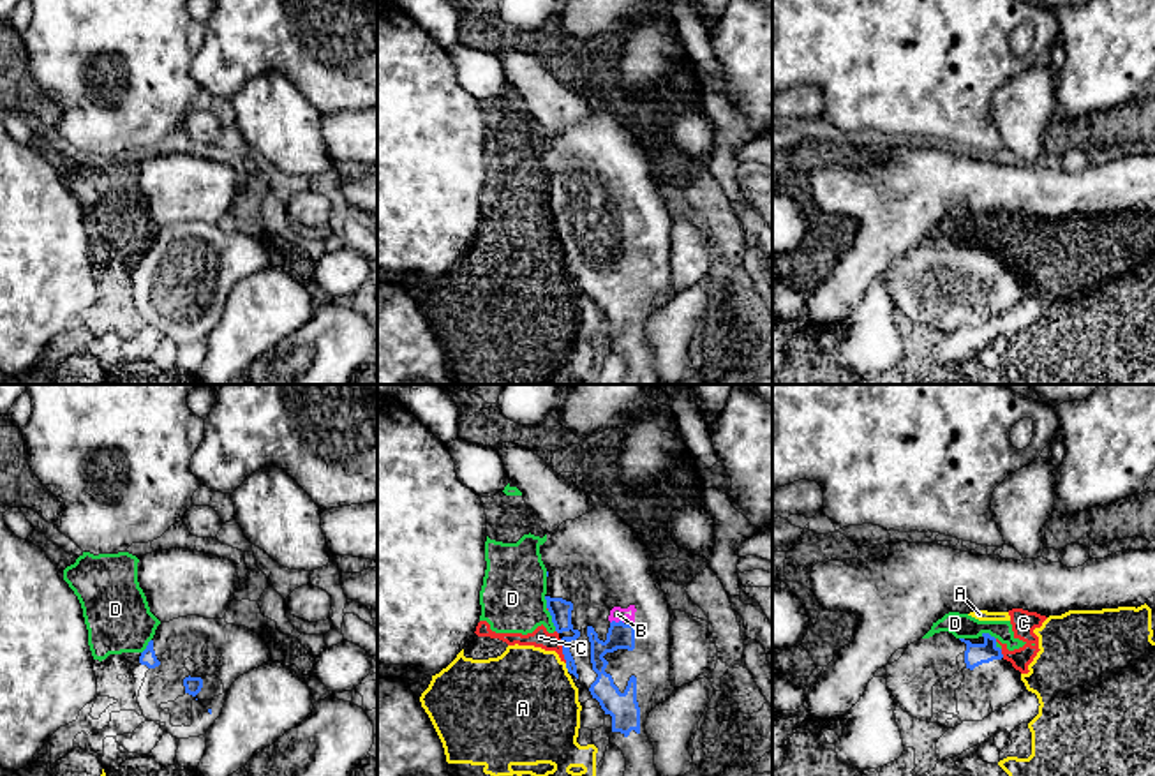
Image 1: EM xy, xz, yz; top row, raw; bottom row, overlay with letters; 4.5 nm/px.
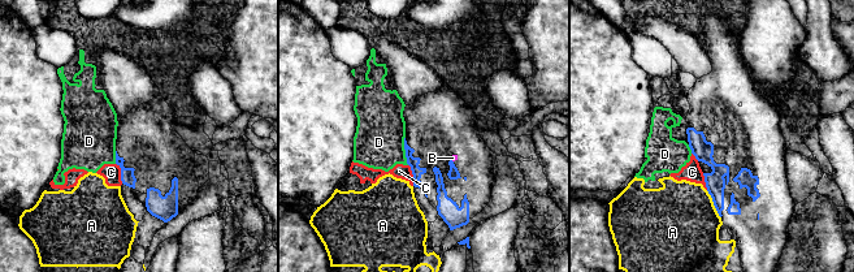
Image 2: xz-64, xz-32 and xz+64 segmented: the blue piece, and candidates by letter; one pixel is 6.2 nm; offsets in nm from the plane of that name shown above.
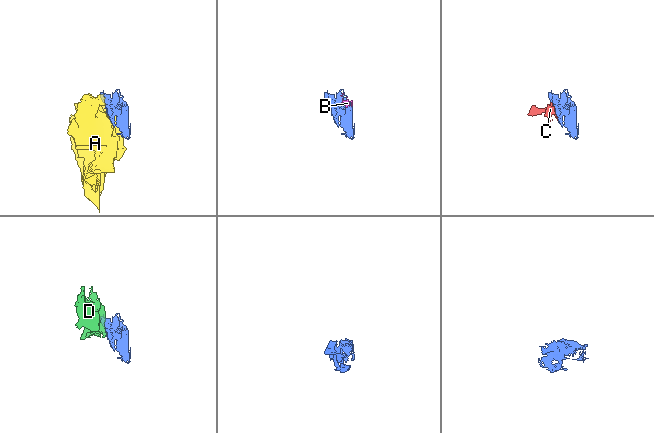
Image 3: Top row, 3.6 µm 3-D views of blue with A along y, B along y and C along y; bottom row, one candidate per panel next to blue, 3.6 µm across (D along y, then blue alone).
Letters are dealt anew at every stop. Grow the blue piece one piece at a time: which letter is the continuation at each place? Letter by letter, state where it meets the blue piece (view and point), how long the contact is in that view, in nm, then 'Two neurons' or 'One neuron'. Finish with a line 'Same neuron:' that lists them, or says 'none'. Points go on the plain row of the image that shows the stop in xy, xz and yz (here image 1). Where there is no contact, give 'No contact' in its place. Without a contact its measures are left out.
A: Touches blue at xz (566, 272). Shared border 40 nm. Two neurons
B: Touches blue at xz (614, 226). Shared border 60 nm. One neuron
C: Touches blue at xz (563, 256). Shared border 120 nm. Two neurons
D: Touches blue at xz (552, 226). Shared border 100 nm. Two neurons
Same neuron: B

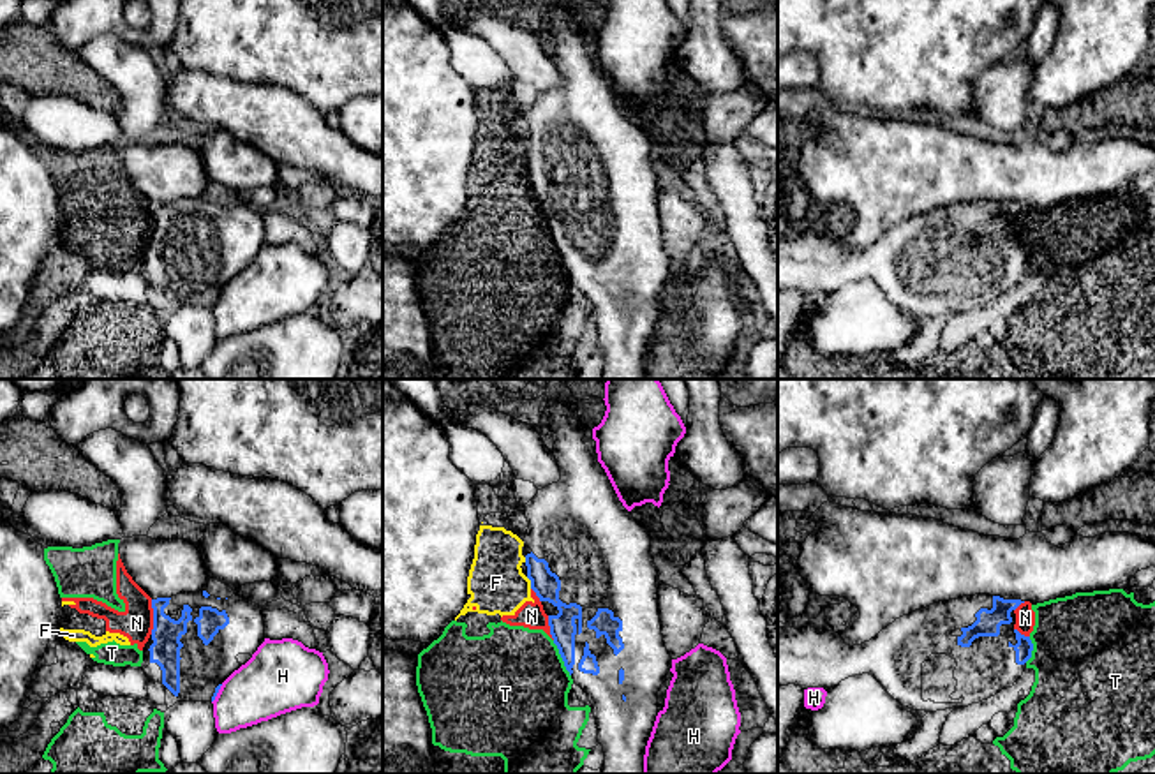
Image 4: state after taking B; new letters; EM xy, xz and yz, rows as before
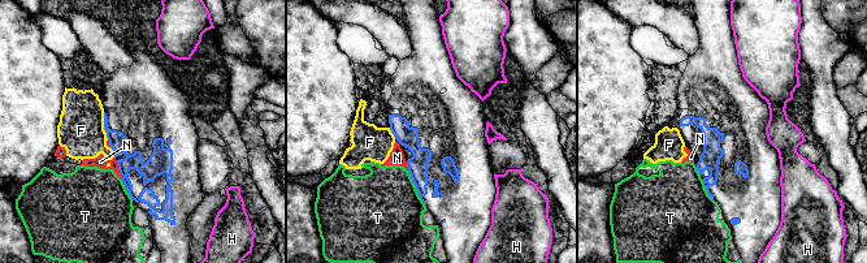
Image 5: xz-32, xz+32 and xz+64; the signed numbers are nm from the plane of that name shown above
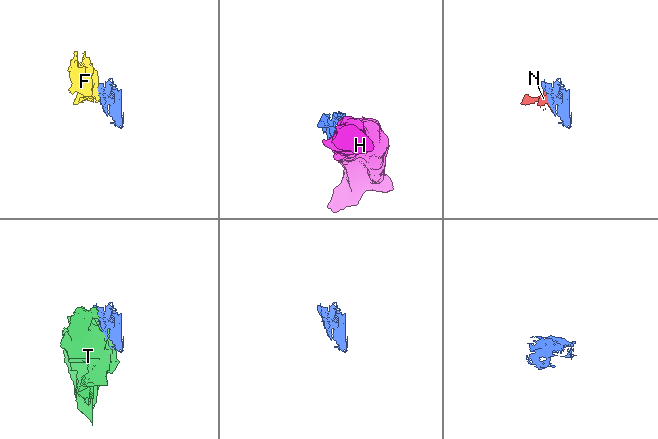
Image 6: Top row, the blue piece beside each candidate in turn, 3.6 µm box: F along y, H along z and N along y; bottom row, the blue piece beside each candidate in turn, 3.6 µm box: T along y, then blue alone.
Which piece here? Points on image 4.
F: Touches blue at xz (531, 187). Shared border 60 nm. Two neurons
H: Touches blue at xy (217, 297). Shared border 100 nm. Two neurons
N: Touches blue at xy (154, 223). Shared border 160 nm. Two neurons
T: Touches blue at xz (561, 261). Shared border 190 nm. Two neurons
Same neuron: none

